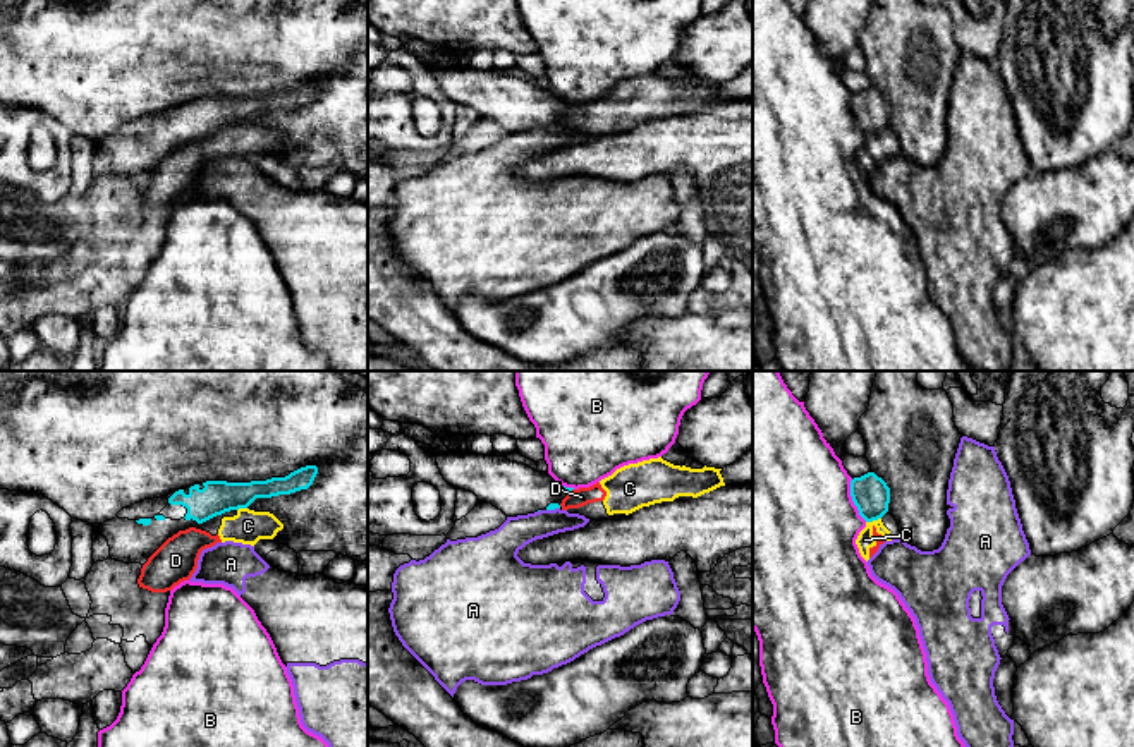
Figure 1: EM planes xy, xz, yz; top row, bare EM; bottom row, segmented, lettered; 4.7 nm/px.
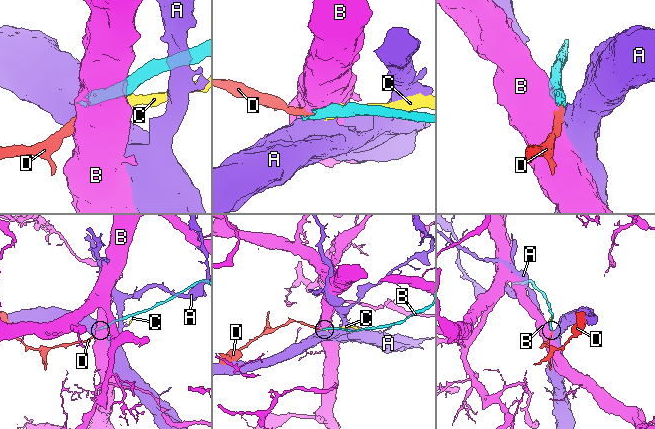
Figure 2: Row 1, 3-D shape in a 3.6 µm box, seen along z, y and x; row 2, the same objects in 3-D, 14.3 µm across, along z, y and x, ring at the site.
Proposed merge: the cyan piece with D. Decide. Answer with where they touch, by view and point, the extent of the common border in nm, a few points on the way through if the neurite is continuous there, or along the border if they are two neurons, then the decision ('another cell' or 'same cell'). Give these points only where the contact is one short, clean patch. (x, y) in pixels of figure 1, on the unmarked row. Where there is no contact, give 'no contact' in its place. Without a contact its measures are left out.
meets cyan in xz at (571, 105); contact 30 nm long; border along xz (573, 103), (569, 107); another cell

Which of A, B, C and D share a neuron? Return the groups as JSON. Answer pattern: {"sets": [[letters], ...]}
{"sets": [["A"], ["B"], ["C", "D"]]}

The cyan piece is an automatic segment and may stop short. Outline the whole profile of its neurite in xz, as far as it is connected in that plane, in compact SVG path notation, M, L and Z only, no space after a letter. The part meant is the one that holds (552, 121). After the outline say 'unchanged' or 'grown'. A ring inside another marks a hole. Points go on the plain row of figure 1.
M447 69L436 70L443 94L455 105L466 105L479 117L491 118L507 132L560 124L574 105L550 89L497 70Z; grown

